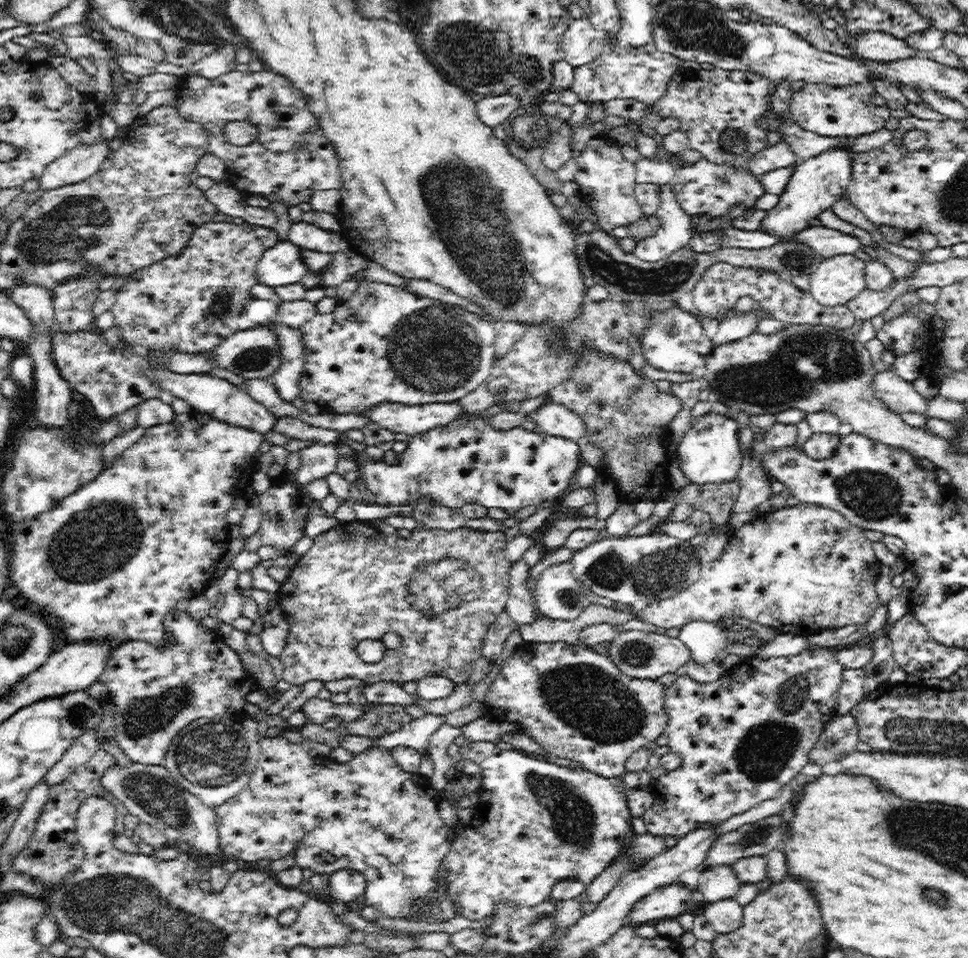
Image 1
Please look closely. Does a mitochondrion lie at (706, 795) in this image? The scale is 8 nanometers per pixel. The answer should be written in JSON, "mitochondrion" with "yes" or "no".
{"mitochondrion":"no"}

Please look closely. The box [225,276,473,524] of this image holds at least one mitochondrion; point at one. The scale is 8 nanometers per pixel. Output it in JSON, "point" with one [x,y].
{"point":[255,358]}

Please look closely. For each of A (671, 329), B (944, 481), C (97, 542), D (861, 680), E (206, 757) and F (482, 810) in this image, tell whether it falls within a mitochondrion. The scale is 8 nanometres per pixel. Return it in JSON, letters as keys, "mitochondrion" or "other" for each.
{"A":"mitochondrion","B":"other","C":"mitochondrion","D":"other","E":"mitochondrion","F":"other"}

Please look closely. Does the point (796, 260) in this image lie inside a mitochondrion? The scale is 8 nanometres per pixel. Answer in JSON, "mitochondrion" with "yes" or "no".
{"mitochondrion":"yes"}

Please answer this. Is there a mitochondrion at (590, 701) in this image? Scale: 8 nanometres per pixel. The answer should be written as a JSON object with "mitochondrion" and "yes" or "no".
{"mitochondrion":"yes"}

